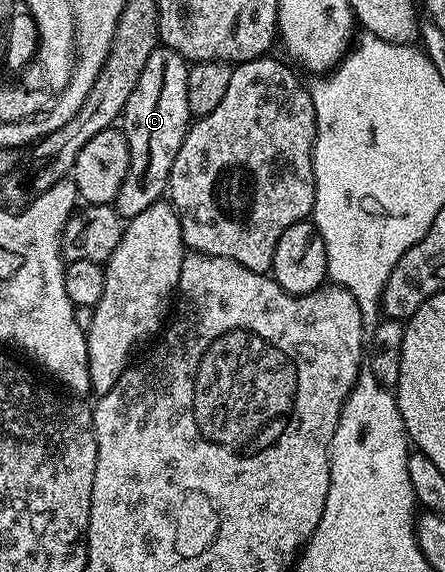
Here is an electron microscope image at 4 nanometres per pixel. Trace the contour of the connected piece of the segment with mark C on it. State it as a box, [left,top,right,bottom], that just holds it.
[115,45,191,221]

